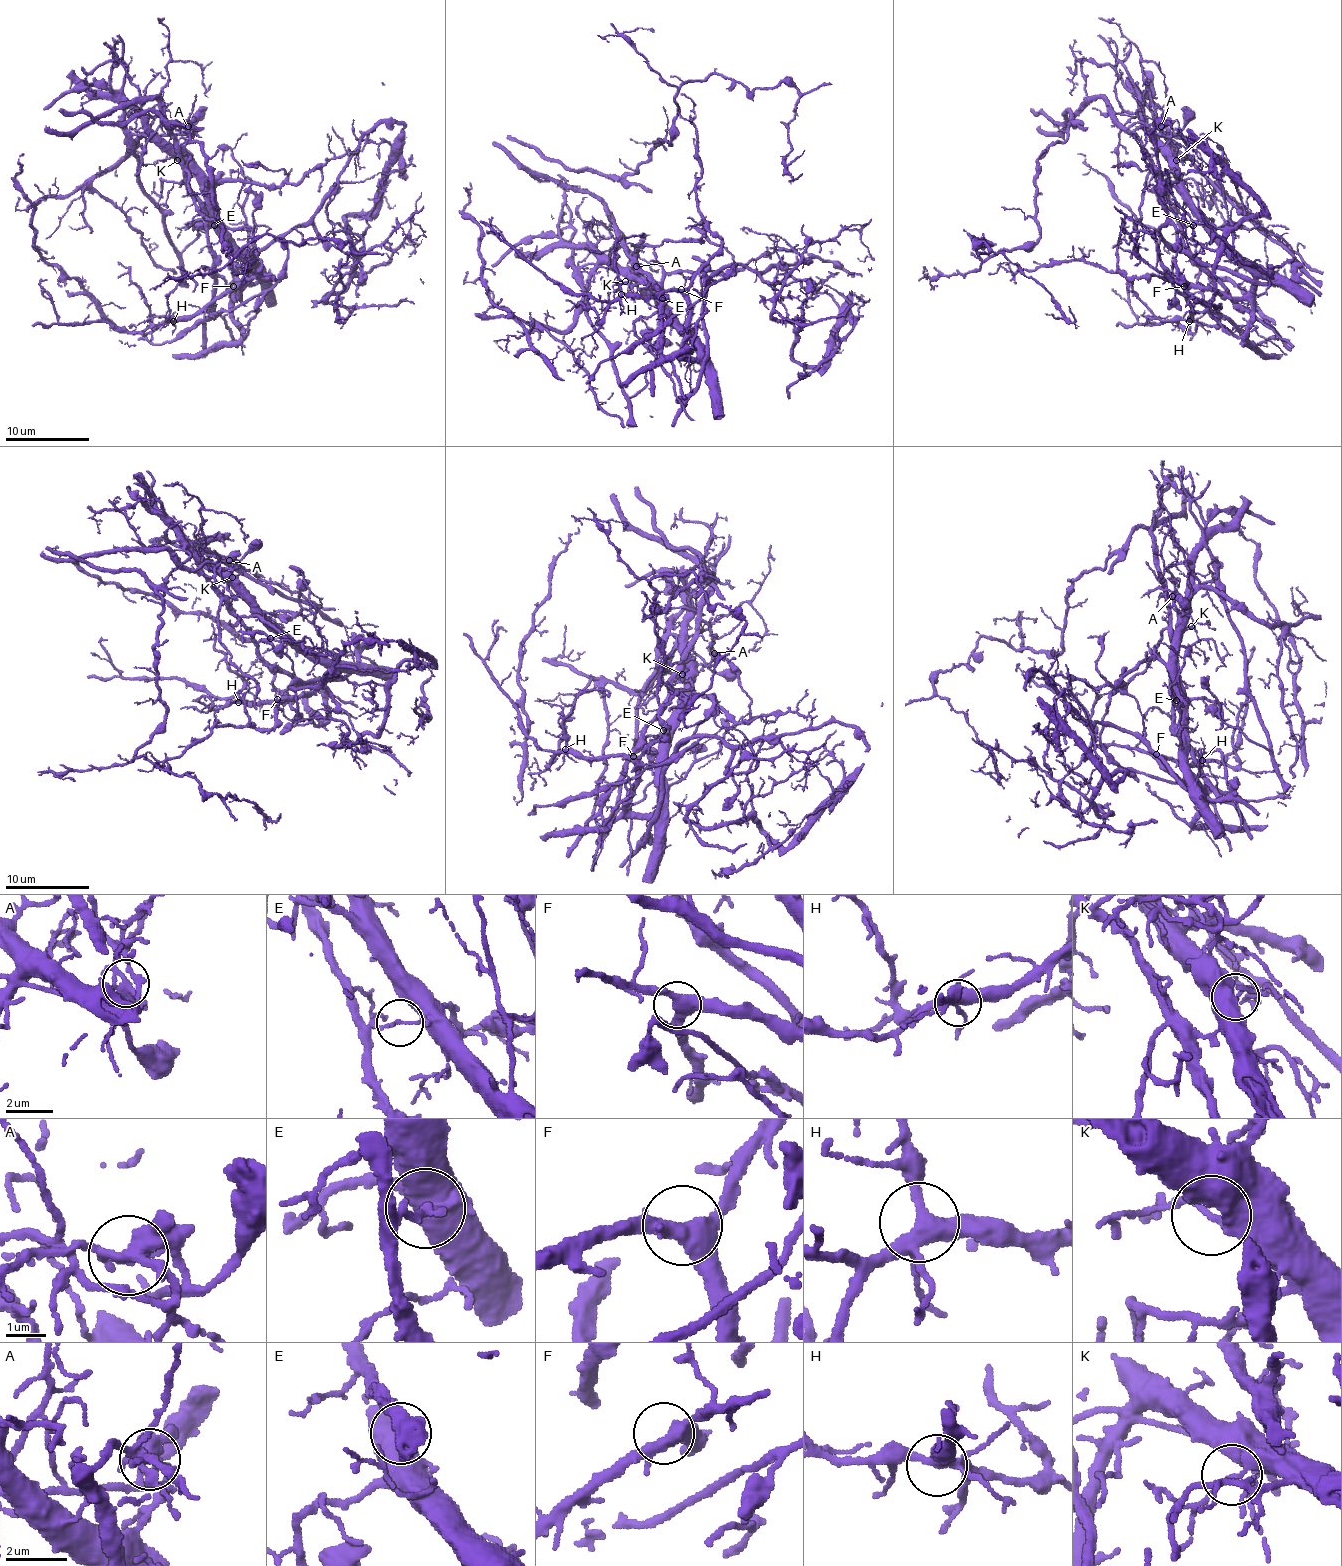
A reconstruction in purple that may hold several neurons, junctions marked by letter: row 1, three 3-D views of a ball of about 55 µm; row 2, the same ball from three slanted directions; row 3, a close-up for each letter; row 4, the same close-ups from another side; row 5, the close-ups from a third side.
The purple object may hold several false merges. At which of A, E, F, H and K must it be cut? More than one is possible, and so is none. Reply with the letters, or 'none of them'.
A, E

